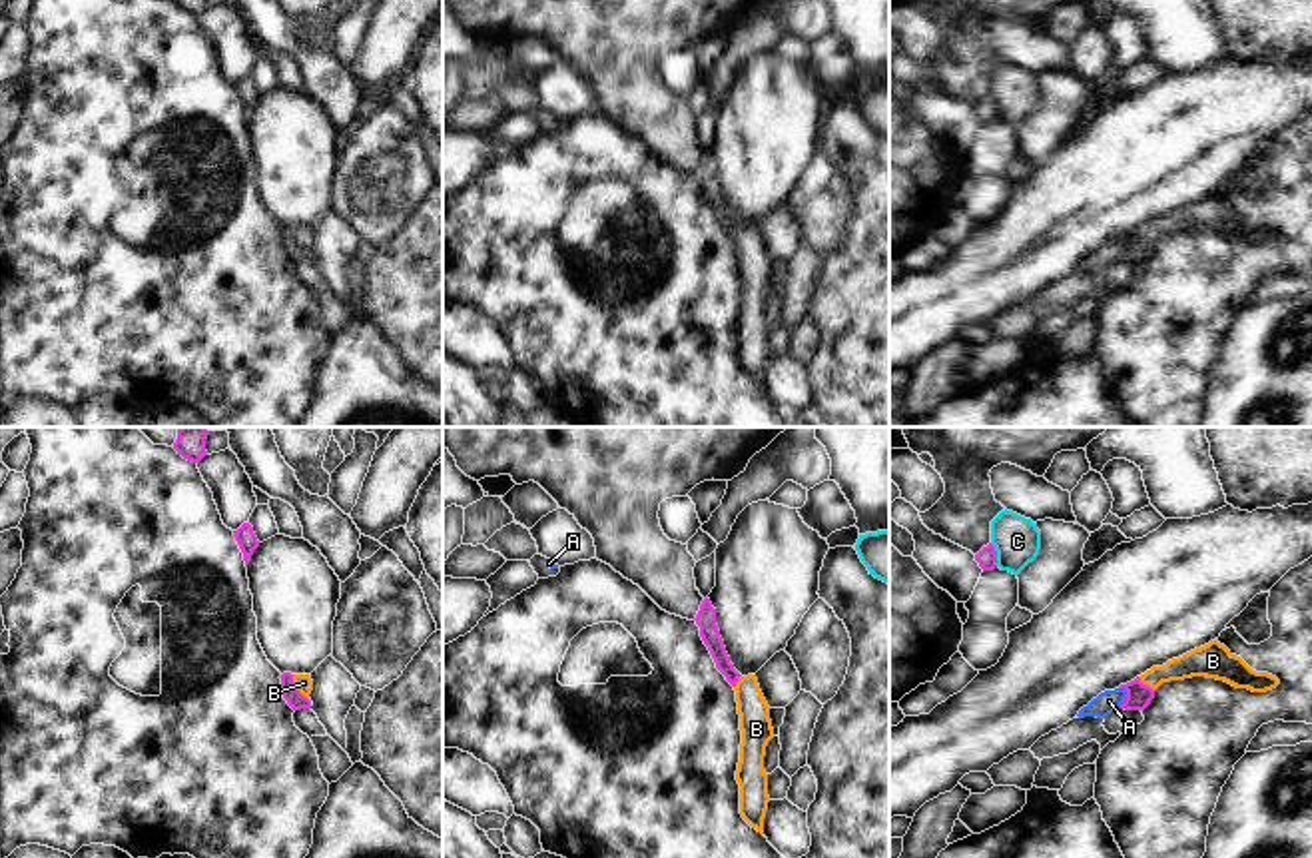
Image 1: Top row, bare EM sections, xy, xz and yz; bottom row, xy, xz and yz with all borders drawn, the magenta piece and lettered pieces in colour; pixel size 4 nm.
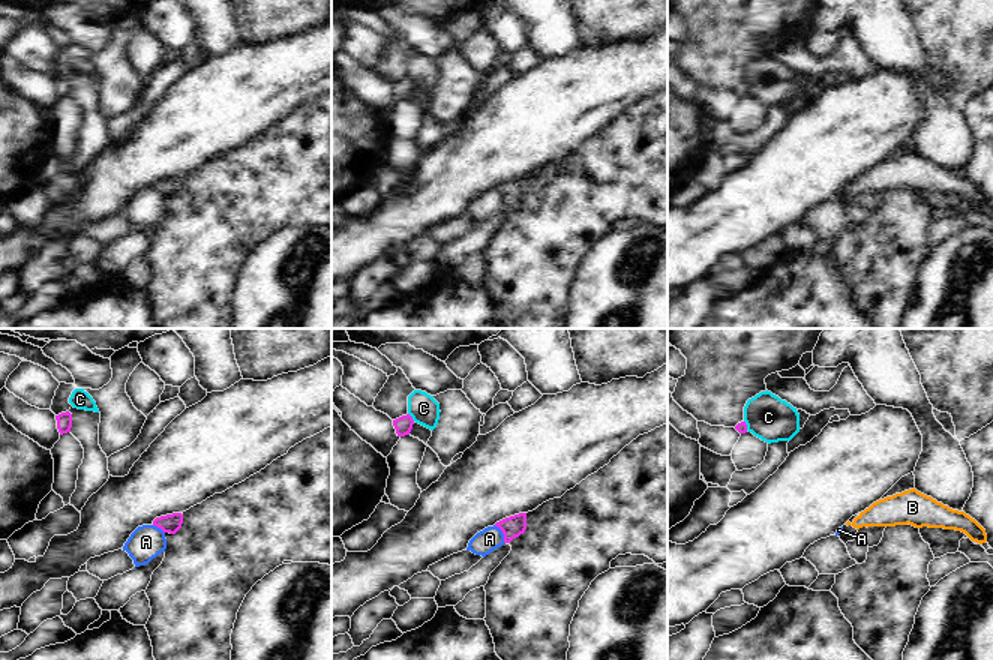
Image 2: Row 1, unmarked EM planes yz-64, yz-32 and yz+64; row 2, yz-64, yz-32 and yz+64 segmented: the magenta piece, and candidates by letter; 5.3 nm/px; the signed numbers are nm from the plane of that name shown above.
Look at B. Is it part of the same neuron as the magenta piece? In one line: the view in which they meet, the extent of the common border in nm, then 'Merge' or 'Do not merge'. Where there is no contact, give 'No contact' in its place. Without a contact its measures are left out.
Touches magenta in xy. Shared border 110 nm. Do not merge

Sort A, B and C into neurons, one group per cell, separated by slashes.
A B / C

